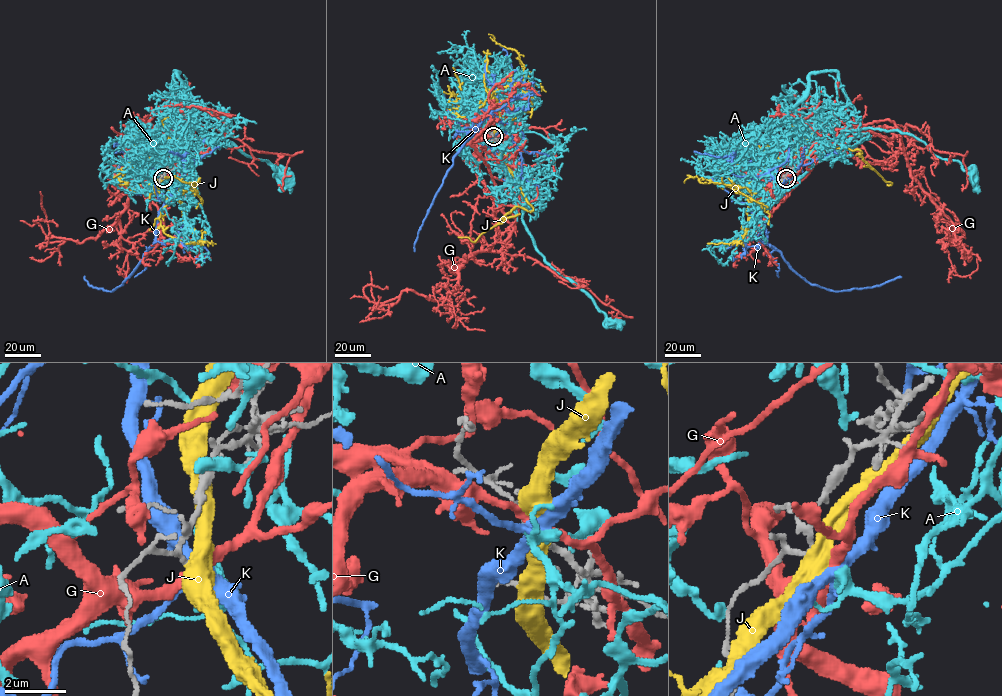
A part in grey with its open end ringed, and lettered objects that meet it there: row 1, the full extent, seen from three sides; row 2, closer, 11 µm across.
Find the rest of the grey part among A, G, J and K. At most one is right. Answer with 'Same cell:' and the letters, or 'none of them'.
Same cell: A

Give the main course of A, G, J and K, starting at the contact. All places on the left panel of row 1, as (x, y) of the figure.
A: (163, 179), (172, 182), (171, 164), (190, 139), (192, 128), (214, 133), (283, 174)
G: (163, 178), (141, 187), (179, 120), (145, 147), (114, 223), (77, 242), (48, 238), (33, 221), (56, 226)
J: (163, 178), (165, 161), (176, 150), (203, 150), (184, 154), (150, 181), (128, 184)
K: (163, 179), (171, 189), (171, 198), (159, 212), (155, 243), (134, 270), (113, 291), (90, 286), (85, 276)

